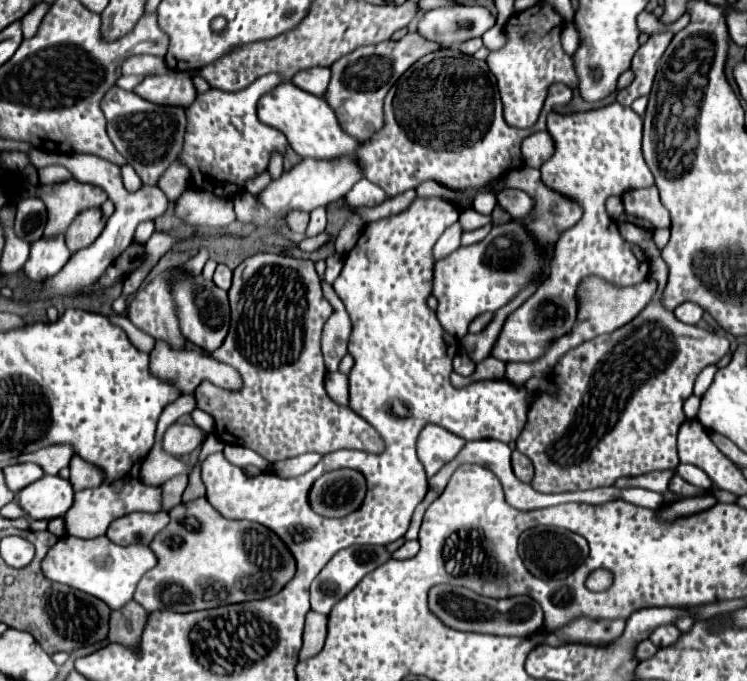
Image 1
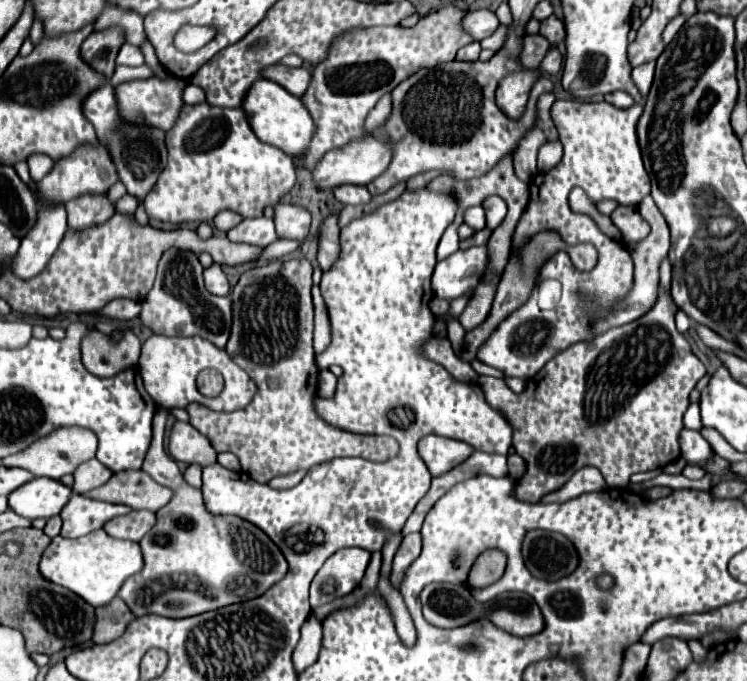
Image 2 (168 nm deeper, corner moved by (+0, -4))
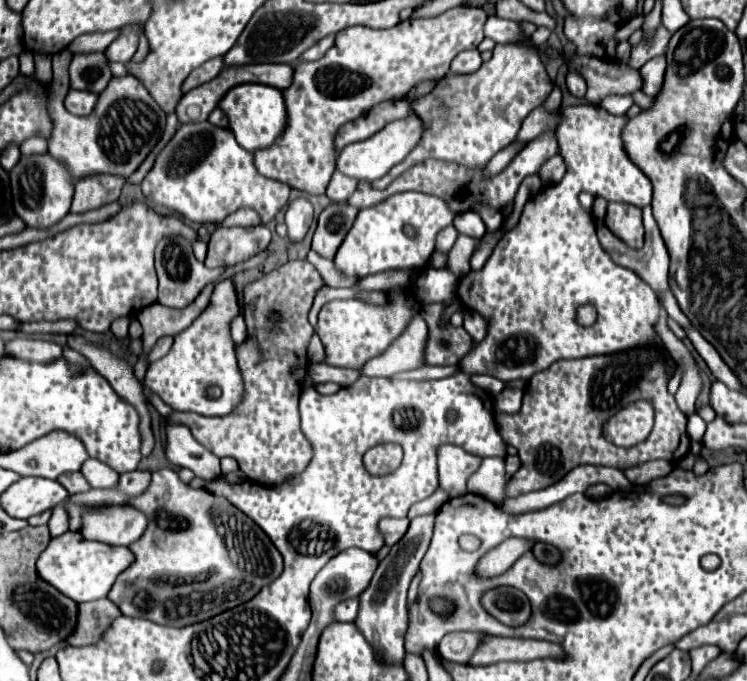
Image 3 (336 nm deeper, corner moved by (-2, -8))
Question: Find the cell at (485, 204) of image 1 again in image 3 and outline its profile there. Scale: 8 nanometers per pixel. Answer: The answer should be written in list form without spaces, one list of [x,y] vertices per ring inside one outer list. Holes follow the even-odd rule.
[[[461,212],[461,214],[457,214],[453,226],[455,226],[461,234],[467,234],[467,236],[471,236],[471,238],[483,238],[485,232],[487,232],[483,220],[481,220],[475,212]]]

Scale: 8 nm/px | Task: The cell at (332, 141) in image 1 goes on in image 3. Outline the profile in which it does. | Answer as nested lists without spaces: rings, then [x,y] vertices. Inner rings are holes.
[[[239,84],[223,96],[219,106],[229,116],[229,128],[235,132],[235,140],[243,144],[243,148],[247,148],[249,152],[269,148],[287,128],[287,106],[285,106],[283,92],[271,86]]]

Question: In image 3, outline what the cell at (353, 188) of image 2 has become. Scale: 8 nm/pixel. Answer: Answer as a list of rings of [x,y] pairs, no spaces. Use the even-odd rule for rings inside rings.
[[[335,172],[325,194],[331,198],[331,202],[343,204],[343,202],[347,202],[351,198],[355,188],[357,188],[357,180],[355,178],[349,178],[349,176],[343,176],[341,172]]]

